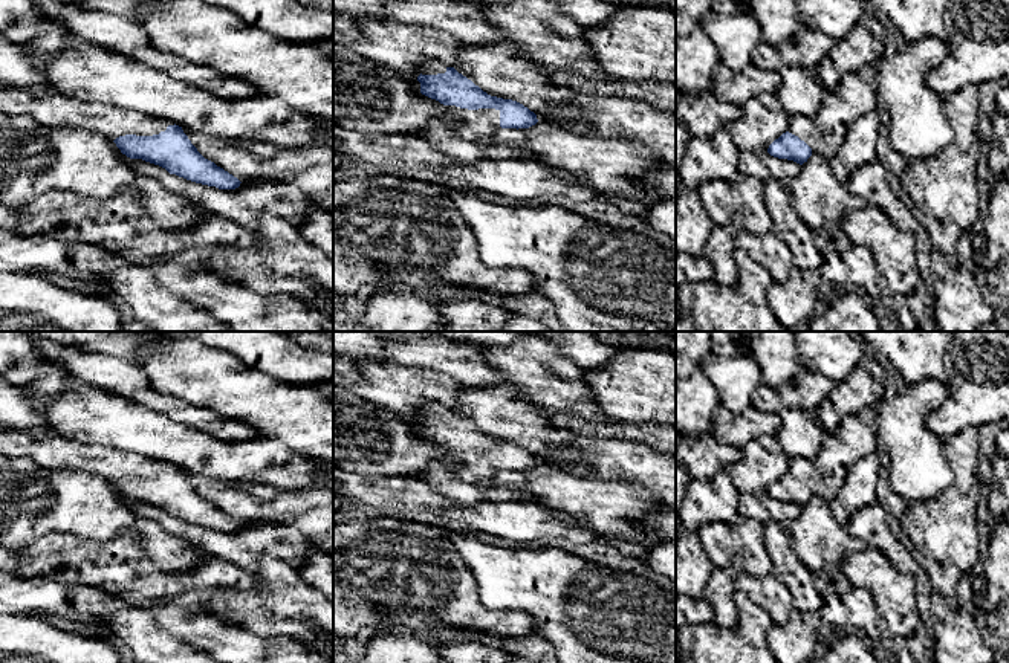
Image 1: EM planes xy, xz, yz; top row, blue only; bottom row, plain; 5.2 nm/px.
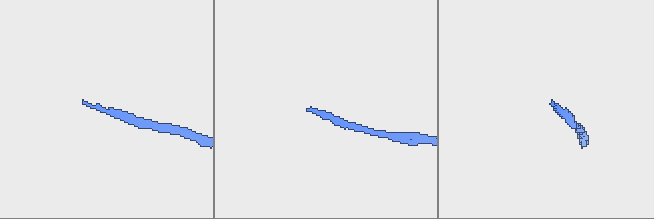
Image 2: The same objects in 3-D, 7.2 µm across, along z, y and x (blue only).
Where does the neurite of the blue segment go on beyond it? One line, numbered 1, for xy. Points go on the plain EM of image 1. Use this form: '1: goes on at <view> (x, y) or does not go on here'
1: goes on at xy (55, 452)

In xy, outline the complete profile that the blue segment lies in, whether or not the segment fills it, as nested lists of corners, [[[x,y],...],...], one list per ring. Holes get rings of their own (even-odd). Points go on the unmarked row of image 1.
[[[0,423],[0,455],[31,457],[38,466],[89,472],[113,483],[130,501],[165,510],[187,522],[235,532],[240,522],[205,501],[182,469],[109,446],[86,445],[60,434],[37,435],[31,429]]]

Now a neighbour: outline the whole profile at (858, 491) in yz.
[[[874,454],[867,455],[847,469],[838,495],[830,501],[833,516],[845,526],[848,518],[876,503],[876,484],[881,464]]]

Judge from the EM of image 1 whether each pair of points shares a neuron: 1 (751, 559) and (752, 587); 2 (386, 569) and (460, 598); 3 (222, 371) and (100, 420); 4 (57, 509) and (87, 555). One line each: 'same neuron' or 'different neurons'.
1: different neurons
2: same neuron
3: different neurons
4: different neurons

